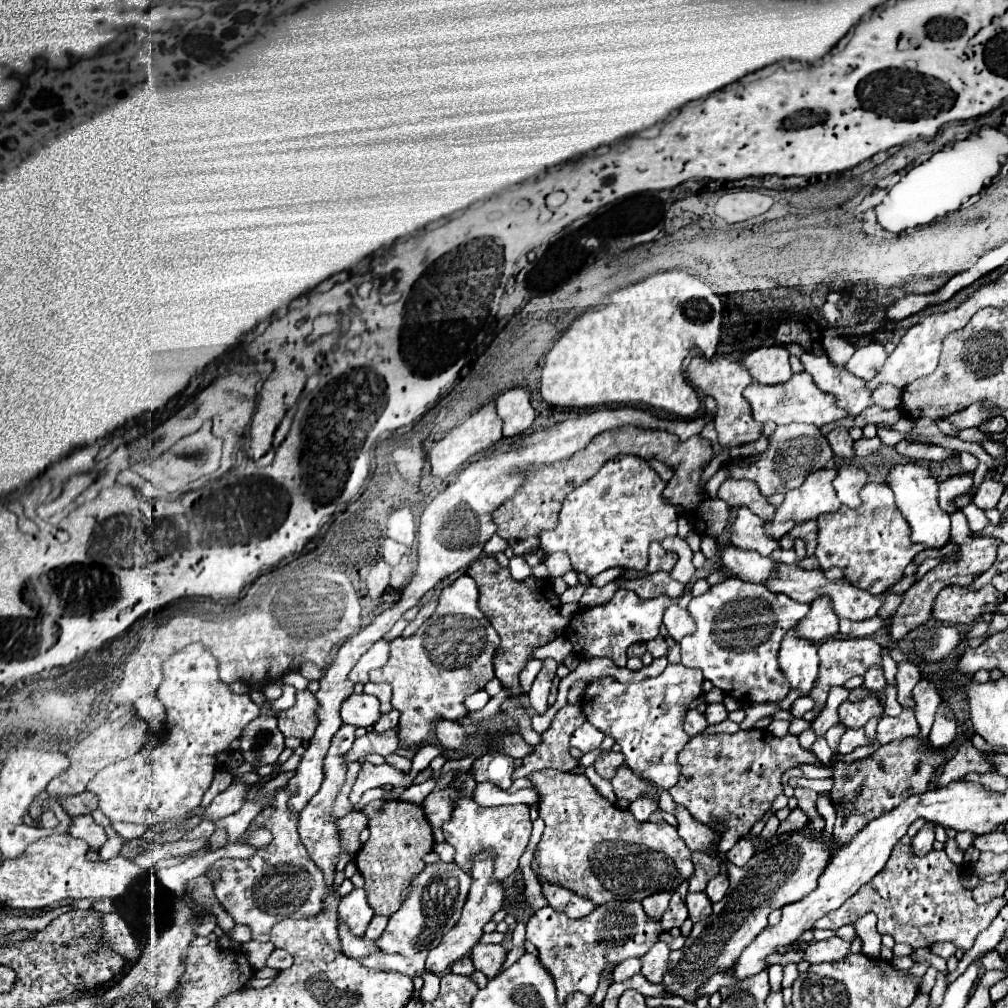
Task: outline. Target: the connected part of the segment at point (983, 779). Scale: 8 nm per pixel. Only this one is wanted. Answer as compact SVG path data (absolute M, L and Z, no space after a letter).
M969 773L967 777L963 777L965 781L977 781L987 789L993 789L997 793L1003 793L1007 789L1007 779L1003 775L997 773Z

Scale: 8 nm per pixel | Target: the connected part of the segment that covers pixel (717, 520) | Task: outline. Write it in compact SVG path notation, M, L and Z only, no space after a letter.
M619 427L613 431L605 431L597 435L585 449L577 451L569 459L549 463L549 465L539 465L531 471L525 471L525 485L517 489L515 497L505 501L501 507L495 509L493 521L497 525L497 535L503 537L515 551L515 555L525 555L529 551L539 549L539 533L545 529L553 529L557 525L557 515L561 511L563 499L577 487L589 481L601 465L605 465L609 459L615 455L625 453L625 455L637 455L645 461L657 459L665 465L677 467L677 473L667 485L667 495L673 505L683 505L683 515L689 519L693 529L699 535L709 535L709 537L719 537L729 521L731 509L725 505L721 499L711 499L703 495L705 491L699 487L699 477L703 463L713 455L713 447L707 439L703 437L691 437L687 441L679 441L675 435L667 431L653 431L653 429L643 429L643 427Z

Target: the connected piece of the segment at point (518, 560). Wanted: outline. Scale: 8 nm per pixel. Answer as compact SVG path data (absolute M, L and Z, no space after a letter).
M511 557L507 569L511 571L511 577L515 577L517 581L523 581L525 577L531 575L531 567L527 565L527 561L523 557Z

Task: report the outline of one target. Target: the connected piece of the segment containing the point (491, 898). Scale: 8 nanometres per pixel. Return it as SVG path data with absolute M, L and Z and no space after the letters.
M483 851L483 853L479 853L473 859L473 869L471 869L473 883L471 883L471 891L469 891L467 903L463 907L463 915L461 915L459 923L449 933L445 933L443 943L429 951L427 963L425 963L425 965L429 965L429 973L443 975L455 961L459 961L461 957L469 955L469 949L473 949L473 945L483 935L483 925L489 923L491 917L501 909L501 905L503 905L503 887L501 887L501 883L491 883L489 881L489 877L493 875L493 857L495 857L493 851Z

